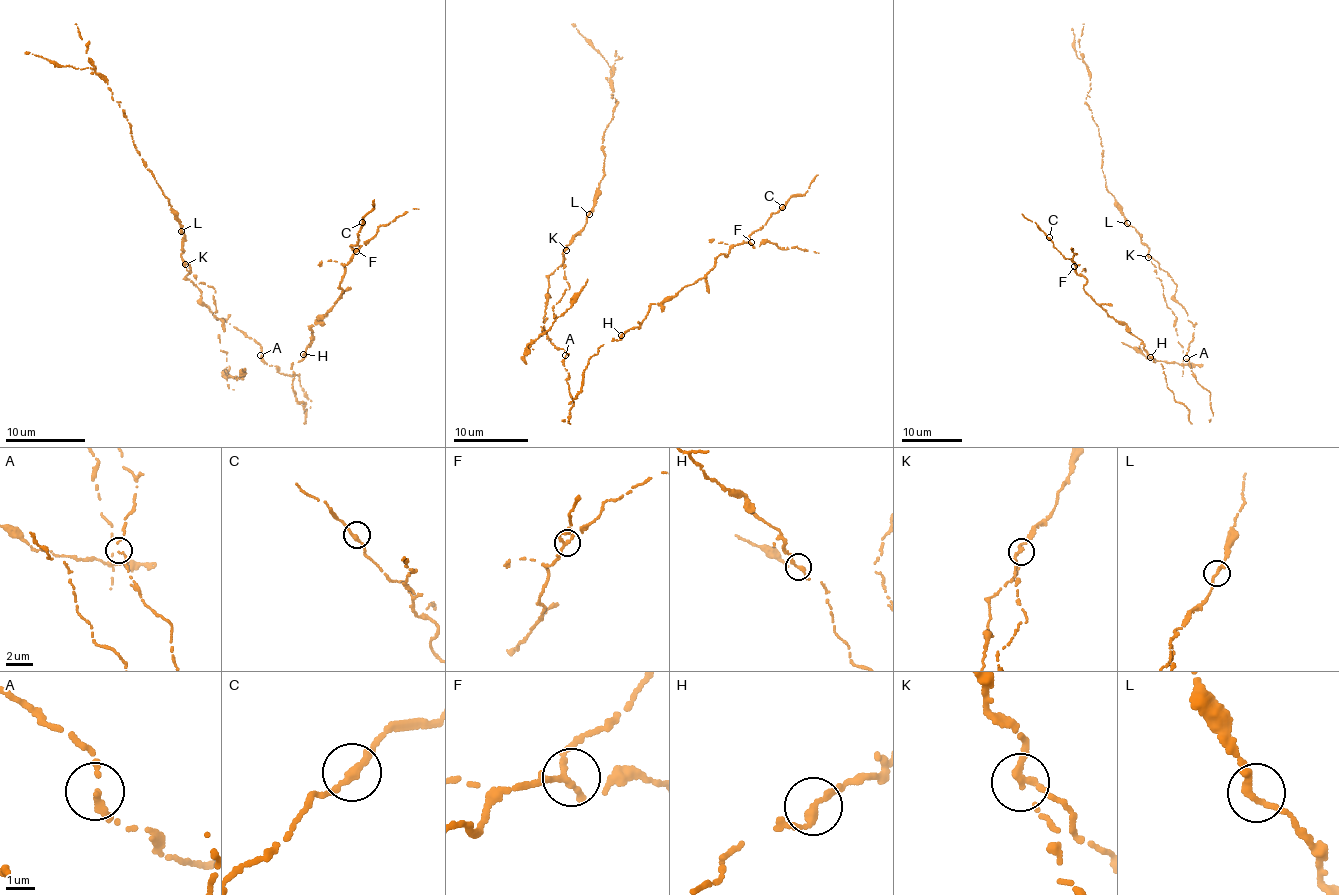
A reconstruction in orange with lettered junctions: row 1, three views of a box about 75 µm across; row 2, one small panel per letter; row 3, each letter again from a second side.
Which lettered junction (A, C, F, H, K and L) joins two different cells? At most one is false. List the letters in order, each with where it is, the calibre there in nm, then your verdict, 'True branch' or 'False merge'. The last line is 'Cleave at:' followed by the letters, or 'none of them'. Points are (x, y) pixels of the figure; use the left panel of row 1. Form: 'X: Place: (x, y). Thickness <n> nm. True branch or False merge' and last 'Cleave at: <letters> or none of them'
A: Place: (260, 355). Thickness 140 nm. True branch
C: Place: (362, 222). Thickness 240 nm. True branch
F: Place: (356, 251). Thickness 260 nm. True branch
H: Place: (303, 354). Thickness 240 nm. True branch
K: Place: (185, 264). Thickness 240 nm. False merge
L: Place: (181, 231). Thickness 240 nm. True branch
Cleave at: K

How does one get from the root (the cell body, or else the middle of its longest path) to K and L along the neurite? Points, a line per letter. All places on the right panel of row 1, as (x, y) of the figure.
K: (1186, 358), (1195, 326), (1188, 321), (1186, 311), (1174, 297), (1176, 288), (1169, 273), (1147, 257)
L: (1186, 358), (1195, 326), (1174, 297), (1176, 288), (1169, 273), (1148, 255), (1140, 233), (1127, 223)

